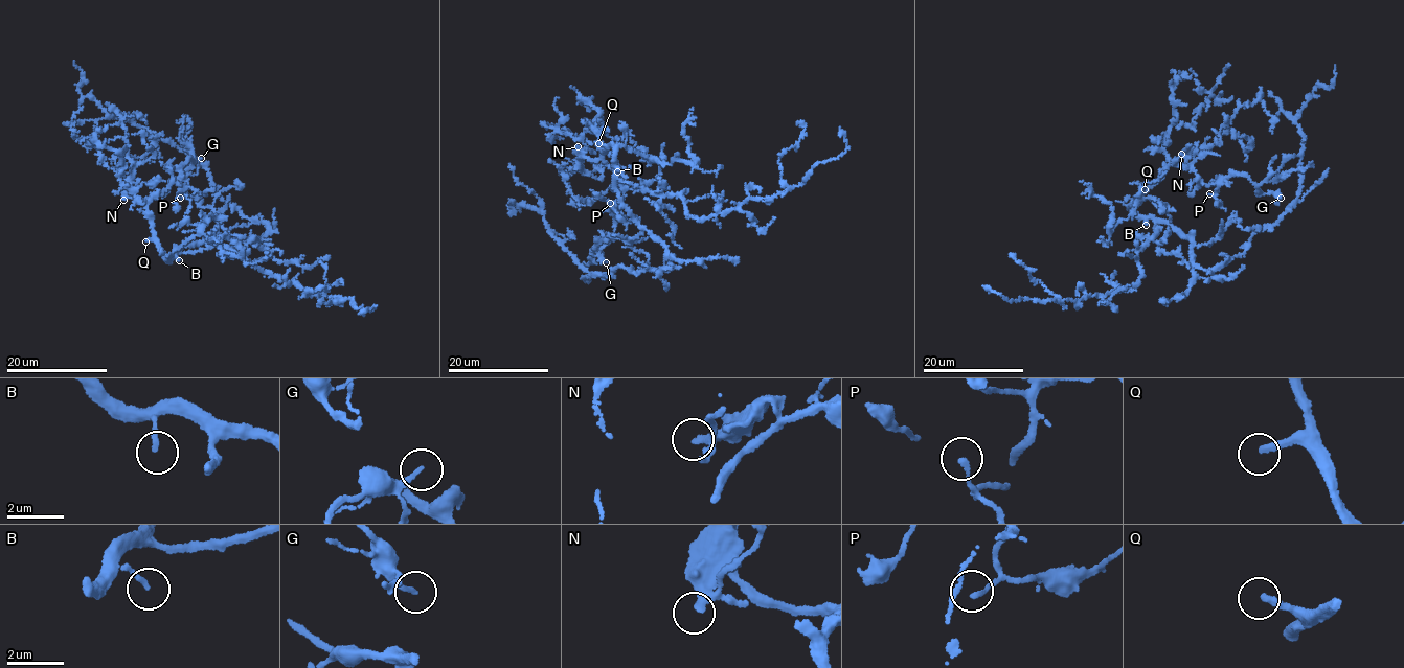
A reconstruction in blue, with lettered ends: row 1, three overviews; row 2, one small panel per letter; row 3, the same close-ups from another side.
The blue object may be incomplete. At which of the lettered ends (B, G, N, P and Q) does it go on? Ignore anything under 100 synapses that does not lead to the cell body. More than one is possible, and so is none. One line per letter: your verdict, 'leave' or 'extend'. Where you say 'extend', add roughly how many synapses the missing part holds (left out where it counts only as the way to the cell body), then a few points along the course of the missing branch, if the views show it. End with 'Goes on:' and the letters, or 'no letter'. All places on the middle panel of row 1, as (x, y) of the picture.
B: leave
G: leave
N: leave
P: leave
Q: extend; course (598, 143), (537, 124), (521, 110)
Goes on: Q

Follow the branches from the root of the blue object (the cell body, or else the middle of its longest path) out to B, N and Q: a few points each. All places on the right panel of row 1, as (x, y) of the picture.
B: (1190, 239), (1167, 223), (1148, 219), (1146, 225)
N: (1190, 239), (1167, 223), (1138, 215), (1133, 208), (1134, 200), (1171, 165), (1184, 165), (1192, 155), (1181, 154)
Q: (1190, 239), (1167, 223), (1138, 215), (1133, 207), (1145, 189)

